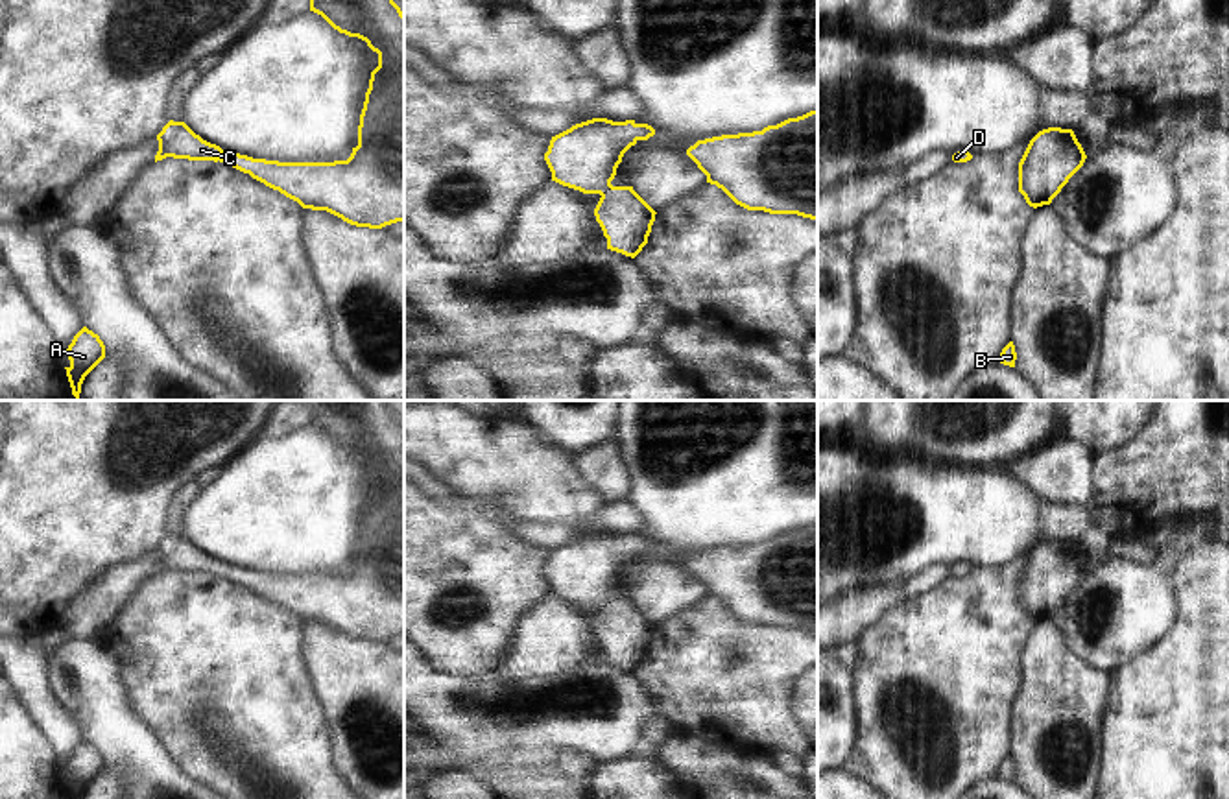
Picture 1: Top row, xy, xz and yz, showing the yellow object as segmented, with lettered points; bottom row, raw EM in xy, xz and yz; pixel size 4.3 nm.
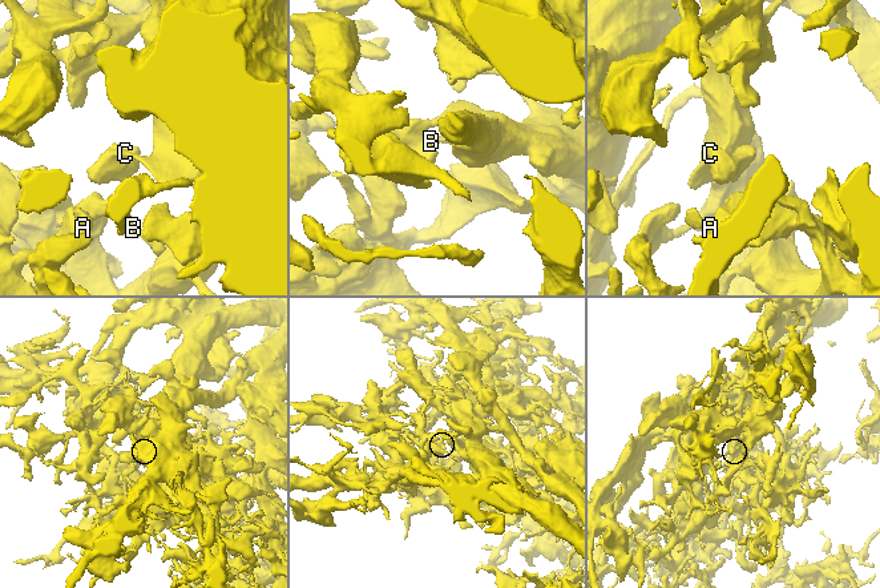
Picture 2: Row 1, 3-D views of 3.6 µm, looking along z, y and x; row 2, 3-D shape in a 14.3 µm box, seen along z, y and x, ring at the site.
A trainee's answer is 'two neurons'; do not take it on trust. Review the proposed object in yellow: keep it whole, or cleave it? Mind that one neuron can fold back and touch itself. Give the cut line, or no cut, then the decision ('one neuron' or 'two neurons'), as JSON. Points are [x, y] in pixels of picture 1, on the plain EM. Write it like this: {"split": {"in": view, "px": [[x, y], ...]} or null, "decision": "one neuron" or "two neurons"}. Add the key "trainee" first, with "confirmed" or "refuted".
{"trainee": "refuted", "split": null, "decision": "one neuron"}

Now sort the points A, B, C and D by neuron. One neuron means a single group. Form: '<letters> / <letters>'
A B C D

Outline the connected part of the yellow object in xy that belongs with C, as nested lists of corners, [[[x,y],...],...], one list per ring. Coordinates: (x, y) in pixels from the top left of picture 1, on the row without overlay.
[[[293,400],[310,411],[310,424],[321,428],[334,443],[358,450],[378,467],[378,480],[371,485],[364,522],[358,539],[358,559],[347,574],[334,576],[279,576],[253,572],[236,565],[223,565],[220,559],[203,554],[185,535],[170,533],[157,548],[159,565],[155,576],[166,570],[188,574],[225,576],[266,600],[279,603],[297,614],[303,622],[327,624],[356,640],[382,642],[404,635],[404,426],[393,415],[386,400]]]

